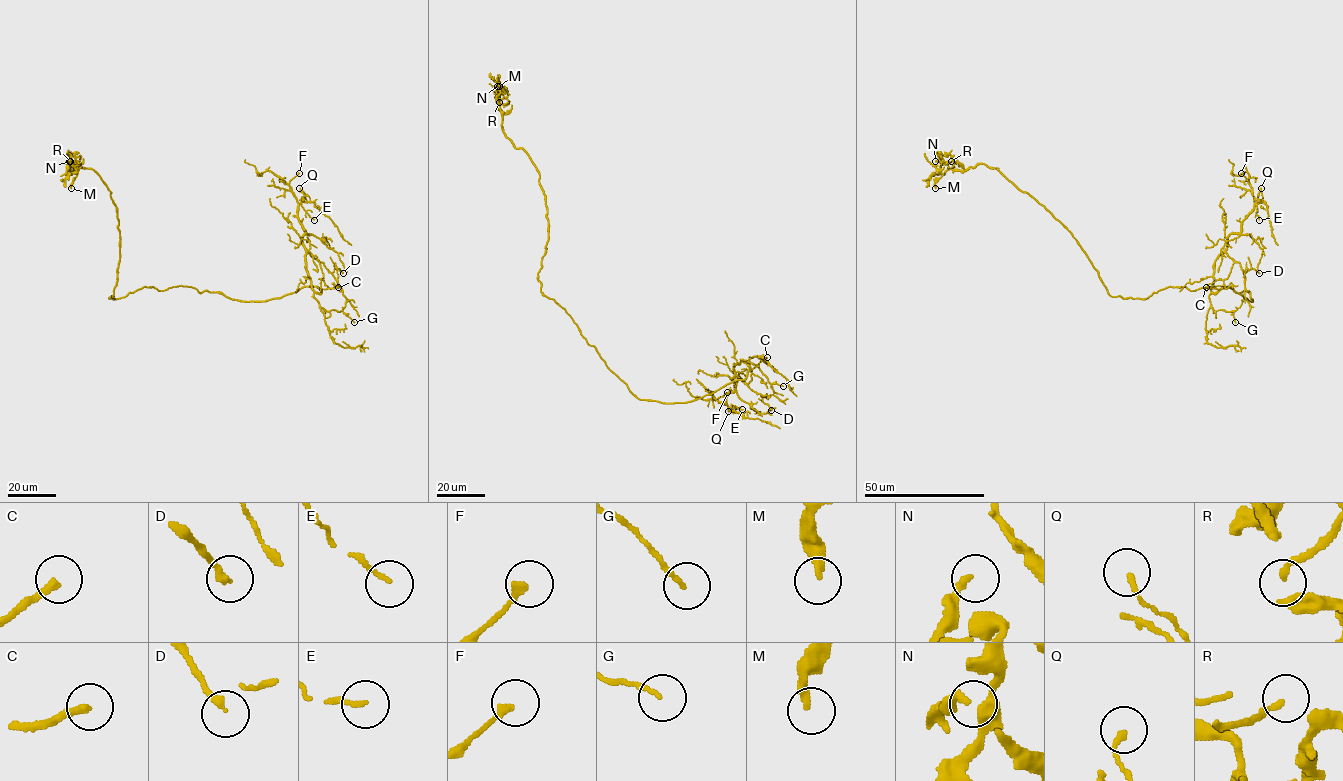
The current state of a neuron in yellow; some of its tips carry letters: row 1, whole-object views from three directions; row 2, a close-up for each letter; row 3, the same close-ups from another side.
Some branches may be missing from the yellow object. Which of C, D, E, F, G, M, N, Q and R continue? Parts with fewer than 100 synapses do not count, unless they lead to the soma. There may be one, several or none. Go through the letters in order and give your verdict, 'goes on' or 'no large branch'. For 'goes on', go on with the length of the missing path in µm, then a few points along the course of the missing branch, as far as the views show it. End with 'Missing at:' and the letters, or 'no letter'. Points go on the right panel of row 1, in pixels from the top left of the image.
C: goes on; about 60 µm are missing; missing branch runs (1206, 287), (1179, 273), (1165, 259), (1169, 249), (1187, 242)
D: no large branch
E: no large branch
F: no large branch
G: no large branch
M: no large branch
N: no large branch
Q: no large branch
R: no large branch
Missing at: C

